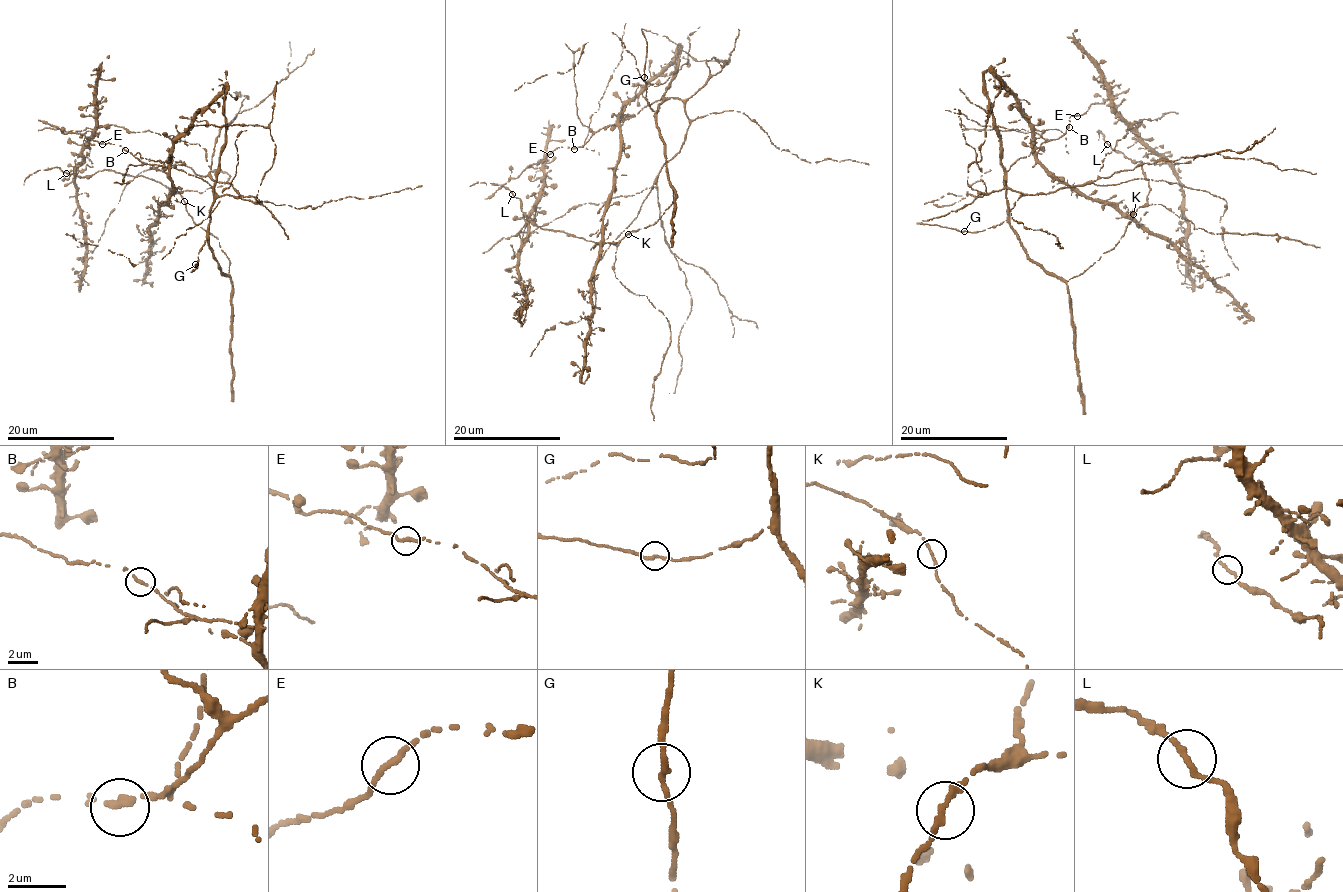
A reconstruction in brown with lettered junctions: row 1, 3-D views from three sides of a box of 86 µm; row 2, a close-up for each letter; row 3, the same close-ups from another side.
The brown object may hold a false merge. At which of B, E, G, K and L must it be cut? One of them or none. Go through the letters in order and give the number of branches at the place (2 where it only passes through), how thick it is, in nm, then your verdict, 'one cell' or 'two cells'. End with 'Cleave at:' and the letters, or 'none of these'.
B: branches 2; calibre 220 nm; two cells
E: branches 2; calibre 240 nm; one cell
G: branches 2; calibre 240 nm; one cell
K: branches 2; calibre 240 nm; one cell
L: branches 2; calibre 200 nm; one cell
Cleave at: B

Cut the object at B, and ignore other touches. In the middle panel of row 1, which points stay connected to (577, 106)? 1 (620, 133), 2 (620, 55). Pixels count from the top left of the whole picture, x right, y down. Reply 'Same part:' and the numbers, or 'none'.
Same part: 1

